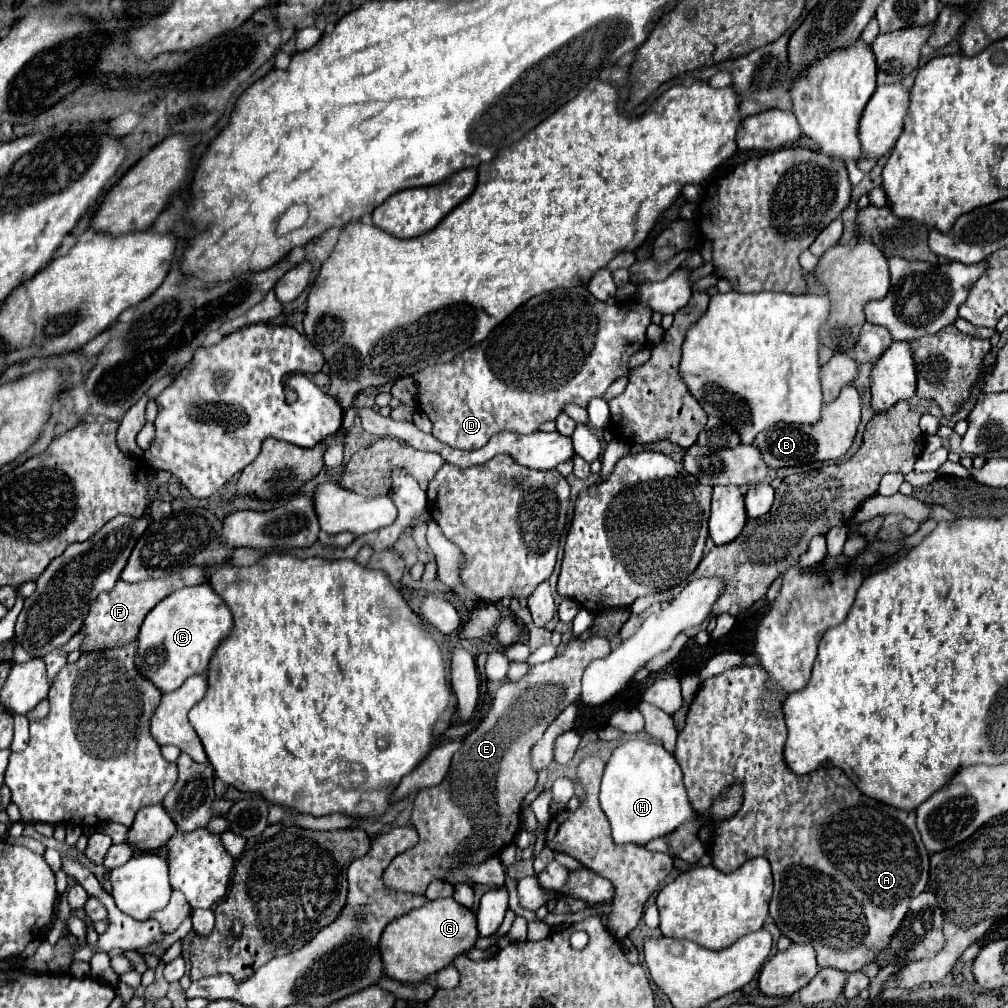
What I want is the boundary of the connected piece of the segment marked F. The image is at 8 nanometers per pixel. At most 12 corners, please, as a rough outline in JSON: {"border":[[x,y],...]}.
{"border":[[205,568],[125,584],[85,614],[81,654],[133,642],[163,598],[205,582]]}

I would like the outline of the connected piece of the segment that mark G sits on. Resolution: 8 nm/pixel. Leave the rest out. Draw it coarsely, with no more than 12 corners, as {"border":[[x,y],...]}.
{"border":[[437,898],[381,936],[385,974],[417,984],[469,952],[475,914]]}

